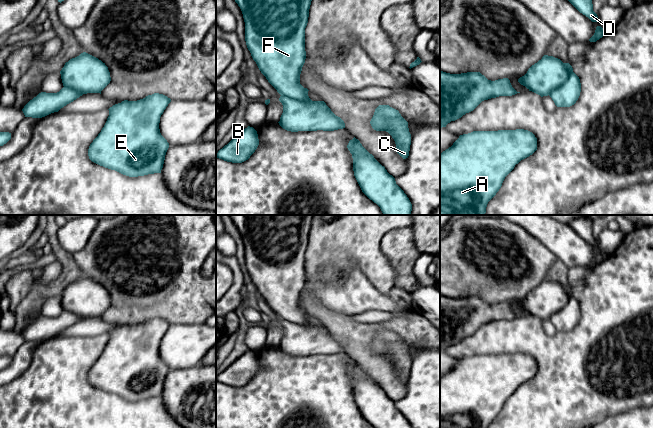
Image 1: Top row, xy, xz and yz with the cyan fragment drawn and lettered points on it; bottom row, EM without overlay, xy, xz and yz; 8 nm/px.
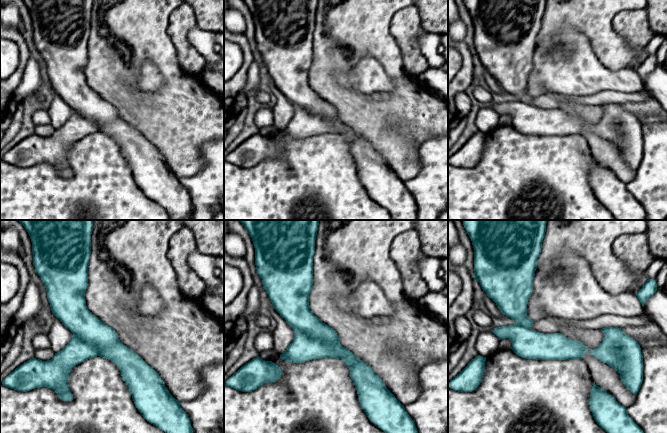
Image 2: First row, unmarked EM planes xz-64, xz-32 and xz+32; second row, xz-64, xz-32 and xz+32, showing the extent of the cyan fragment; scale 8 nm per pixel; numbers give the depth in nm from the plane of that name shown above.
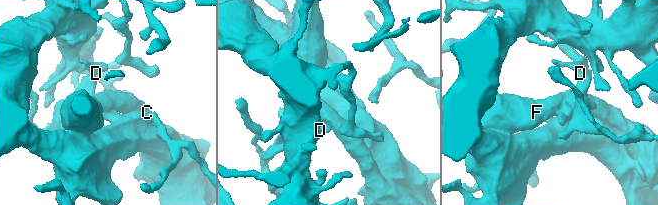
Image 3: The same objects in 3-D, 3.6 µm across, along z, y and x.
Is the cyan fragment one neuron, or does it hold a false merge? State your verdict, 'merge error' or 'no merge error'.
merge error

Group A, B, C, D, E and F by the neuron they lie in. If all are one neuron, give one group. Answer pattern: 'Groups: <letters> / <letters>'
Groups: A B C D E / F

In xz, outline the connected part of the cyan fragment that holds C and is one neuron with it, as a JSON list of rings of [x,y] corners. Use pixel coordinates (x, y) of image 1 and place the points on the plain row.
[[[379,329],[370,345],[376,355],[388,356],[395,365],[397,377],[406,383],[409,380],[411,358],[408,346],[401,340],[398,334],[389,329]]]

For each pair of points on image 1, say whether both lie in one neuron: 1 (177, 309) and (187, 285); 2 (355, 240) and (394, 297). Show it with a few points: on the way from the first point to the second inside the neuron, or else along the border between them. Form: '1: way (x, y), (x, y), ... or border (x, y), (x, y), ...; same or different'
1: way (177, 303), (178, 295), (181, 291); same
2: border (369, 280), (383, 293), (388, 293), (395, 286); different

